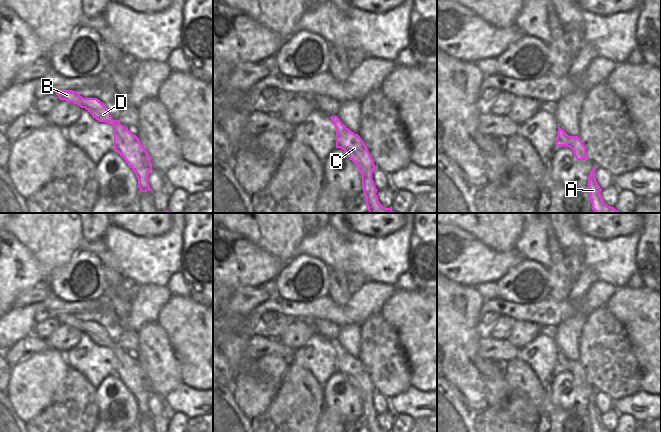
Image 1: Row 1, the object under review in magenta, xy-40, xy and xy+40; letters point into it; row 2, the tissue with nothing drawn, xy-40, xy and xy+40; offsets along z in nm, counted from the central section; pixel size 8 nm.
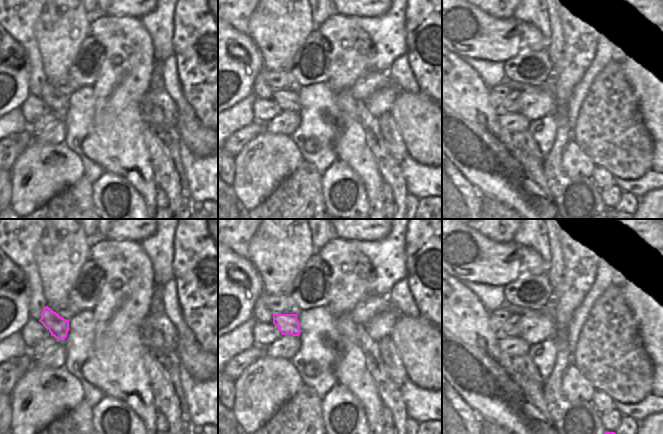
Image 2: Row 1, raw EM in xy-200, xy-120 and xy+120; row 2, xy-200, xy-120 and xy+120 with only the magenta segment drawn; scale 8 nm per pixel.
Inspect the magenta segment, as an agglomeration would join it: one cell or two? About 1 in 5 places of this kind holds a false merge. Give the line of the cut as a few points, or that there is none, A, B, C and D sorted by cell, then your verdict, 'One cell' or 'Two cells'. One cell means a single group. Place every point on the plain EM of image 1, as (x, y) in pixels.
No split. Groups: A B C D. One cell.

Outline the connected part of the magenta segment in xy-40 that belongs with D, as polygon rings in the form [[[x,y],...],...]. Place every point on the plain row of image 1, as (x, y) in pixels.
[[[57,314],[60,324],[65,324],[85,332],[99,346],[112,348],[114,351],[114,374],[126,385],[138,403],[140,416],[150,414],[148,399],[152,393],[150,381],[138,361],[118,344],[113,344],[104,328],[97,322],[83,322],[73,314]]]

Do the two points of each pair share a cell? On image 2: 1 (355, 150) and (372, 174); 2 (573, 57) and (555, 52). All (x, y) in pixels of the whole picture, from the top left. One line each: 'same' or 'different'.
1: same
2: different

